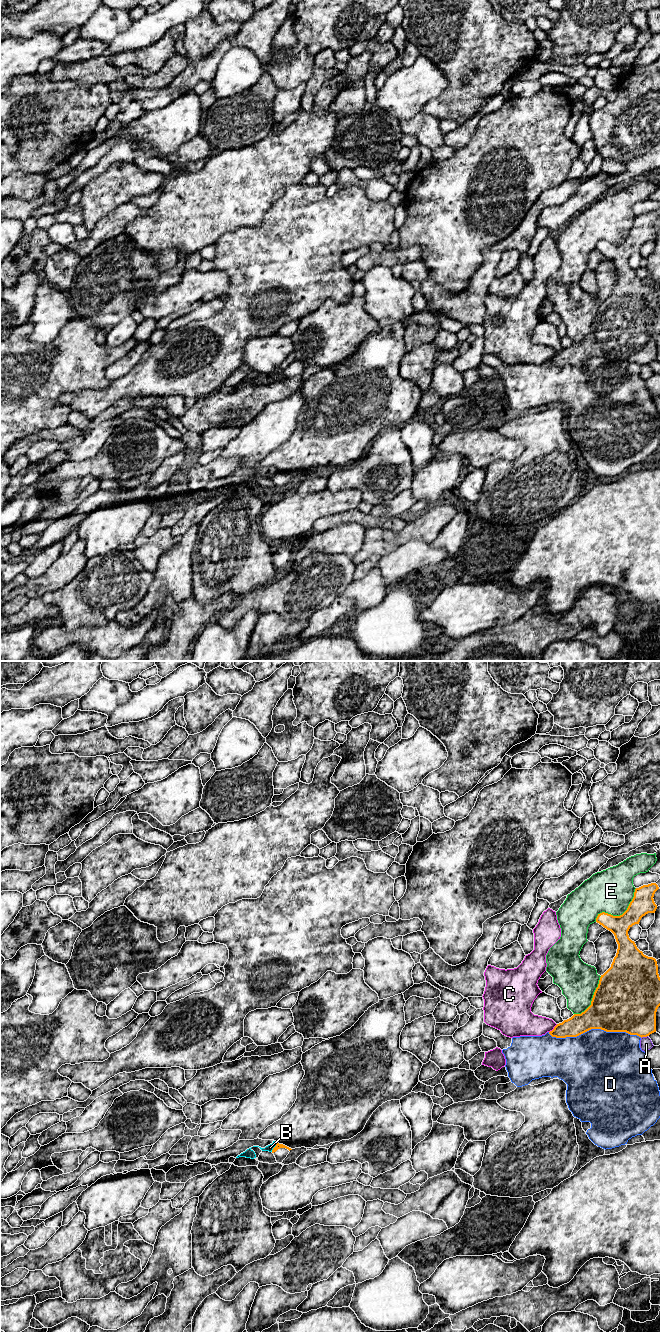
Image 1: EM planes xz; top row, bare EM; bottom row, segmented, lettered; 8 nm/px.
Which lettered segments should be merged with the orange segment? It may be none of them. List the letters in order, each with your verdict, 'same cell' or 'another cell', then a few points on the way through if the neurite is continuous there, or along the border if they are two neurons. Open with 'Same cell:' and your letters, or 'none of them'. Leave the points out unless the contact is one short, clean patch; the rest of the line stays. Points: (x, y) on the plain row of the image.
Same cell: none of them
A: another cell
B: another cell | along xz (277, 471), (271, 479)
C: another cell
D: another cell
E: another cell

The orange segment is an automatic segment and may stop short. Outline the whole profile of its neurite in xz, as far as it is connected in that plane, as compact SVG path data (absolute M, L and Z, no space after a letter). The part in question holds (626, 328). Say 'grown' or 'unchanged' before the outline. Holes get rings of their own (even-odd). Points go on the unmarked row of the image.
unchanged; M656 211L643 213L635 217L634 225L627 238L620 244L602 240L596 250L611 259L618 272L616 284L611 295L600 305L591 333L581 342L557 352L549 362L556 366L577 365L591 357L606 360L626 360L630 363L647 365L656 360L656 340L660 334L660 305L657 289L640 279L635 270L629 266L628 259L639 252L648 241L655 241L657 233L654 222L659 217Z

